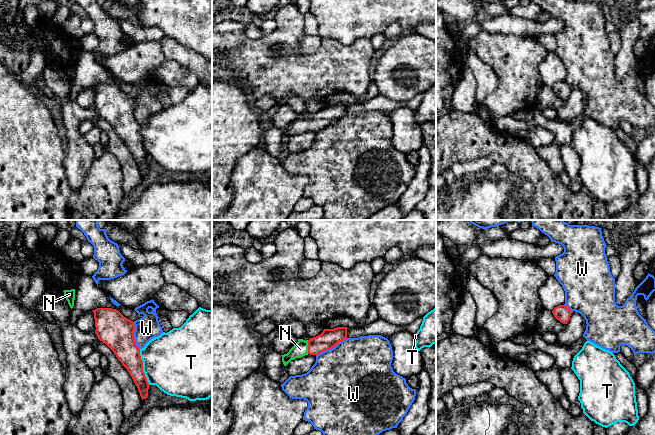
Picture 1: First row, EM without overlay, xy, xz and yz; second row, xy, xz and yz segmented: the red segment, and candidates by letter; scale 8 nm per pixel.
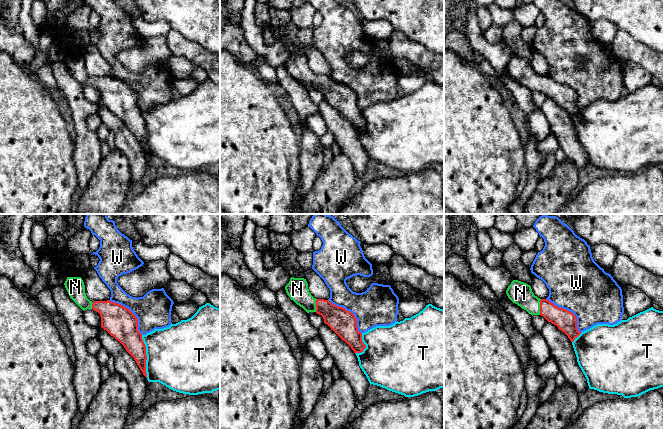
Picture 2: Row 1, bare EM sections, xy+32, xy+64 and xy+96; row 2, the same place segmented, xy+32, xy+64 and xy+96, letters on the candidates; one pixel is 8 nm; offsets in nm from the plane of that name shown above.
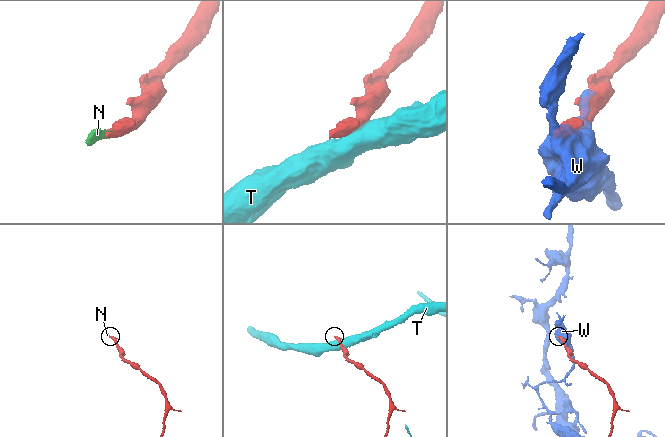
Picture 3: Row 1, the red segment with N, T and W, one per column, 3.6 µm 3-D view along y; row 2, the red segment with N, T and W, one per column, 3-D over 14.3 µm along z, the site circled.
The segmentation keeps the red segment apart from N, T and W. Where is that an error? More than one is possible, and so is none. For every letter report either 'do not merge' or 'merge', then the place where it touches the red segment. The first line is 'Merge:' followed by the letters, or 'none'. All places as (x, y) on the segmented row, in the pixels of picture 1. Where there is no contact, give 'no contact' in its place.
Merge: N
N: merge; meets red in xz at (308, 347)
T: do not merge; meets red in xy at (142, 367)
W: do not merge; meets red in xz at (331, 348)

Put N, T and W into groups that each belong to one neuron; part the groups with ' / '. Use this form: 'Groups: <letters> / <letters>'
Groups: N / T / W

